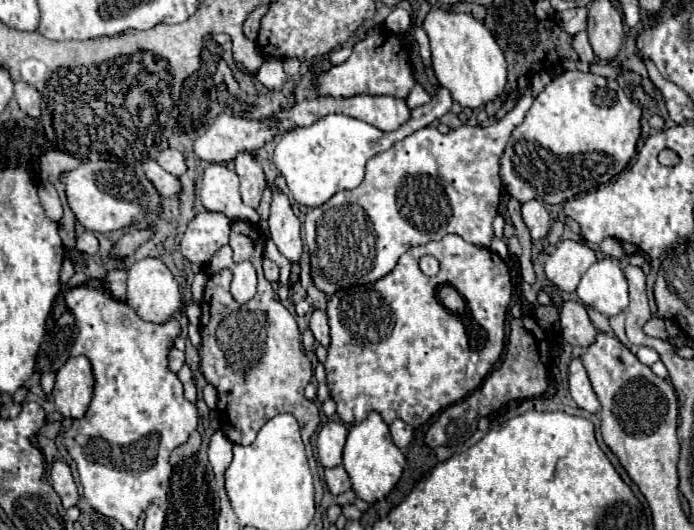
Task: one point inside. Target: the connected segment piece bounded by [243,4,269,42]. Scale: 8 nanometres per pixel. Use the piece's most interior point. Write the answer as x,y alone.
251,27

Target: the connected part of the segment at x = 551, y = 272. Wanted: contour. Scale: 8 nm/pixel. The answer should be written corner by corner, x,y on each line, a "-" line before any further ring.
561,240
545,262
547,280
563,292
575,292
585,270
597,260
595,252
579,242

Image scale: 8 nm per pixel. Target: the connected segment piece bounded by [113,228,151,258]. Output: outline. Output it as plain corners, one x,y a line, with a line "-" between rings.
151,228
127,232
127,234
117,242
117,246
113,248
113,254
119,256
119,258
123,258
123,256
131,256
139,244
143,244
145,240
149,240
149,236
151,236

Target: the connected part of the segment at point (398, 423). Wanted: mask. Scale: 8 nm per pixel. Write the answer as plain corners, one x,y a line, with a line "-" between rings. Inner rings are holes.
395,420
391,426
391,436
393,436
393,442
399,446
399,448
405,448
411,438
413,438
413,428
409,424
405,424
403,420

